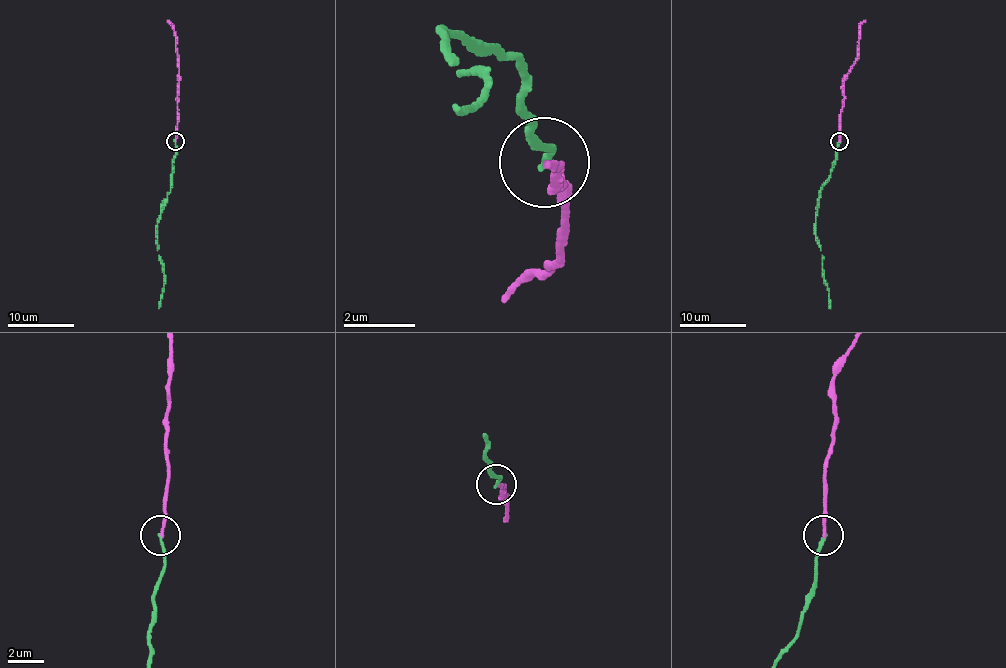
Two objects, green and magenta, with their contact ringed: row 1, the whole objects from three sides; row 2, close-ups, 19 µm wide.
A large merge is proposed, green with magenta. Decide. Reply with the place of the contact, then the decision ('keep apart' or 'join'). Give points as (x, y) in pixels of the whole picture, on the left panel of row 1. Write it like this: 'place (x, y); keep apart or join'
place (175, 141); keep apart

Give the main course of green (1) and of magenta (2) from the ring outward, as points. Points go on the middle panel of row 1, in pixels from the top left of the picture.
1: (546, 160), (528, 133), (519, 61), (447, 34), (447, 61), (483, 79), (456, 115)
2: (546, 160), (564, 187), (555, 259), (537, 268), (501, 304)

